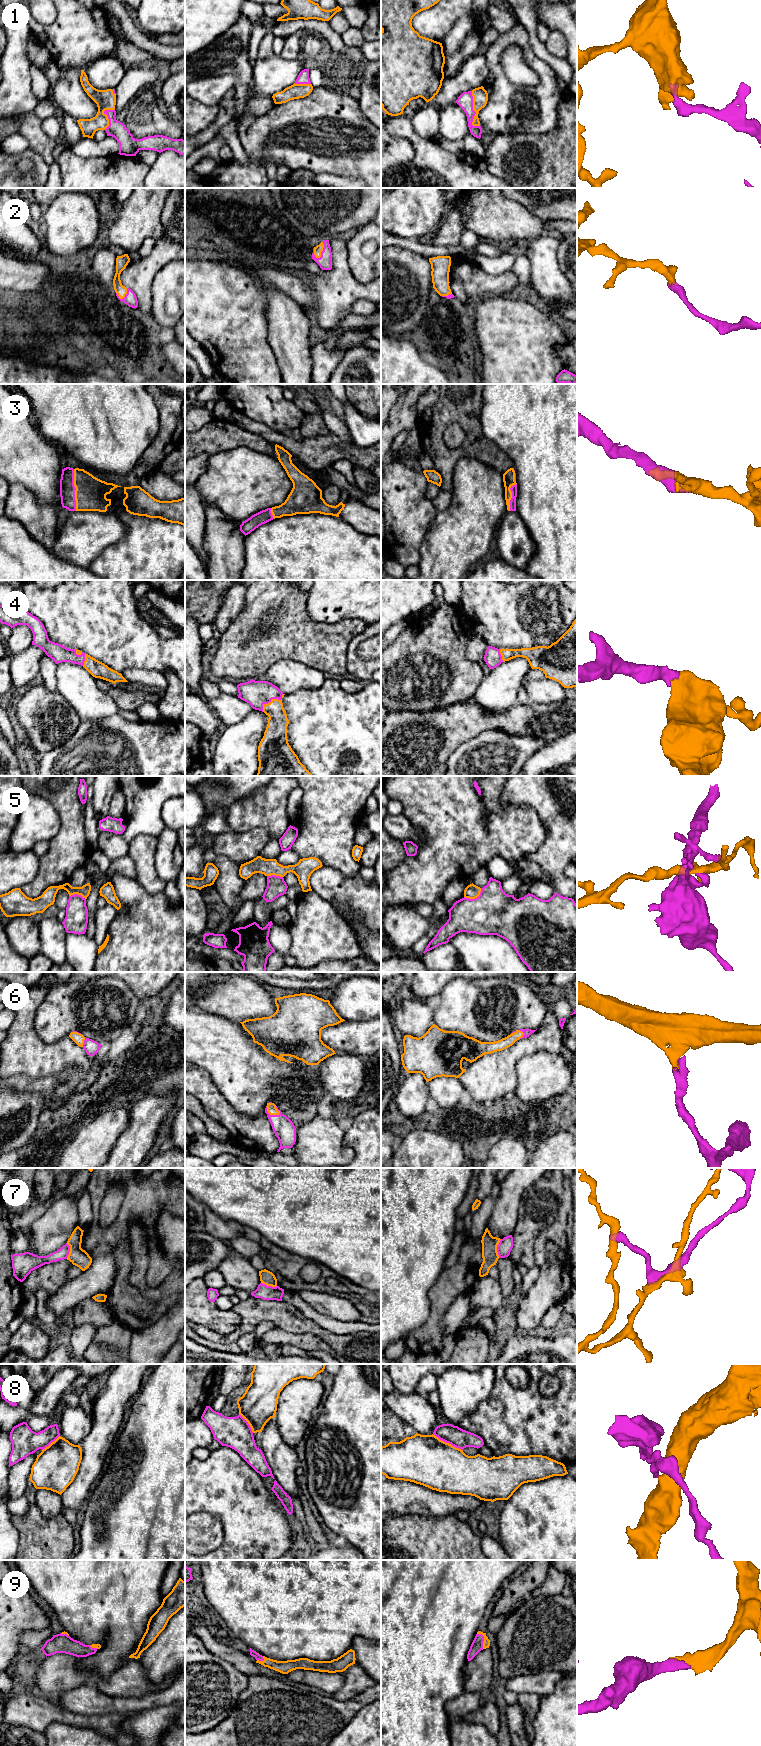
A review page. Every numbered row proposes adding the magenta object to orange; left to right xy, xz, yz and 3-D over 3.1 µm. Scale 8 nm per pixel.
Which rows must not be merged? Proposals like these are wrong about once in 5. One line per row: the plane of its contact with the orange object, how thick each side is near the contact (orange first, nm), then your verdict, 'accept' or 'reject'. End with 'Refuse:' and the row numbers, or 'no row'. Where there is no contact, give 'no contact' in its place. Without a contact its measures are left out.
1: meets orange in yz; 130 nm thick on the orange side, 120 nm on the other; accept
2: meets orange in xz; 70 nm thick on the orange side, 110 nm on the other; accept
3: meets orange in xy; 260 nm thick on the orange side, 130 nm on the other; accept
4: meets orange in xz; 180 nm thick on the orange side, 200 nm on the other; accept
5: meets orange in yz; 120 nm thick on the orange side, 360 nm on the other; reject
6: meets orange in xz; 80 nm thick on the orange side, 170 nm on the other; accept
7: meets orange in yz; 130 nm thick on the orange side, 120 nm on the other; reject
8: meets orange in yz; 400 nm thick on the orange side, 160 nm on the other; reject
9: meets orange in yz; 60 nm thick on the orange side, 100 nm on the other; accept
Refuse: 5, 7, 8

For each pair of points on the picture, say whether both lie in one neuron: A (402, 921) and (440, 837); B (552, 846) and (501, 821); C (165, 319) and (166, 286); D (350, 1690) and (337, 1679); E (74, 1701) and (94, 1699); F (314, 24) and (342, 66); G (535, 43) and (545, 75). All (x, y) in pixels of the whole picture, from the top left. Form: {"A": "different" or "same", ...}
{"A": "different", "B": "different", "C": "same", "D": "different", "E": "same", "F": "same", "G": "different"}

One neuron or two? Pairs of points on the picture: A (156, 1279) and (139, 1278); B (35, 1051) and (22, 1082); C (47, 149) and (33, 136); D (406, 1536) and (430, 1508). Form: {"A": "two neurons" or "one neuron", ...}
{"A": "two neurons", "B": "two neurons", "C": "one neuron", "D": "two neurons"}

